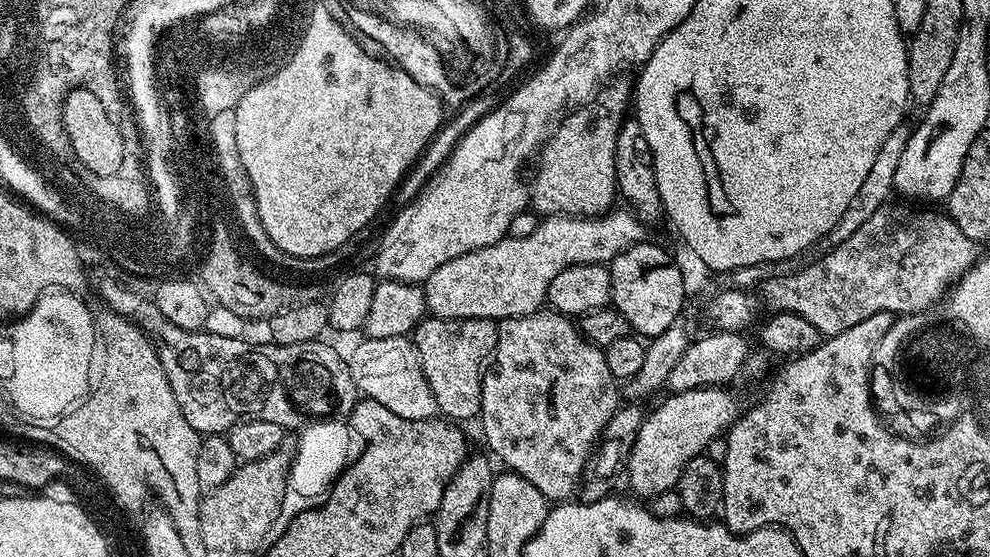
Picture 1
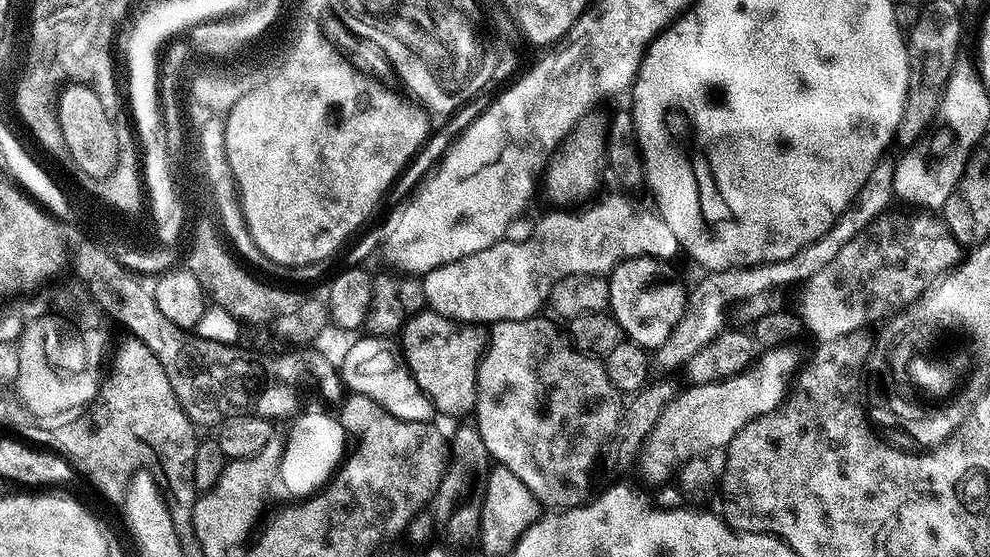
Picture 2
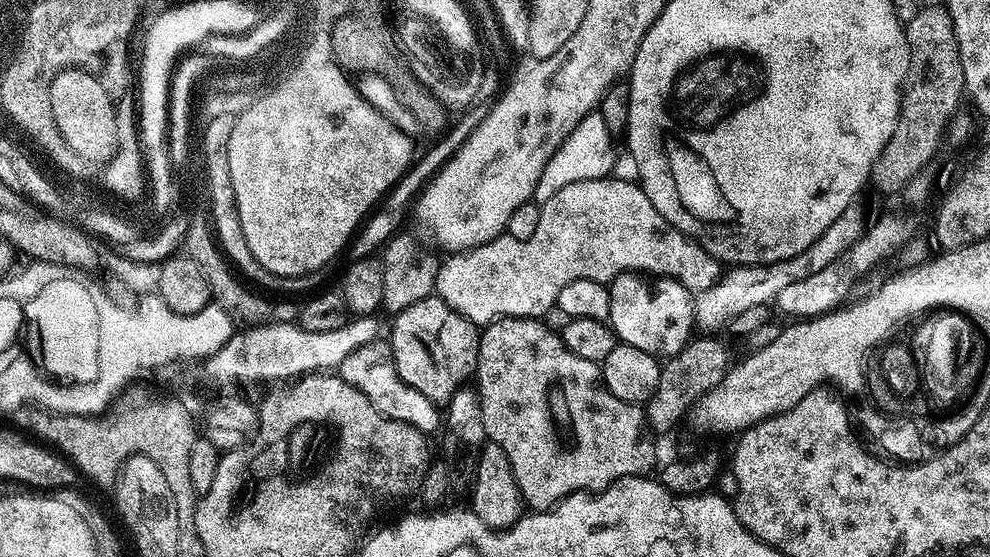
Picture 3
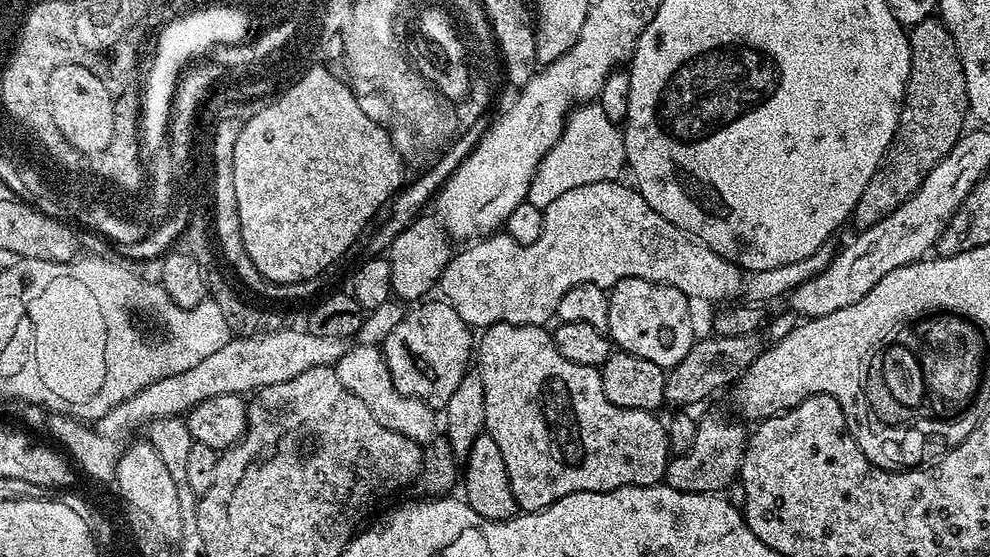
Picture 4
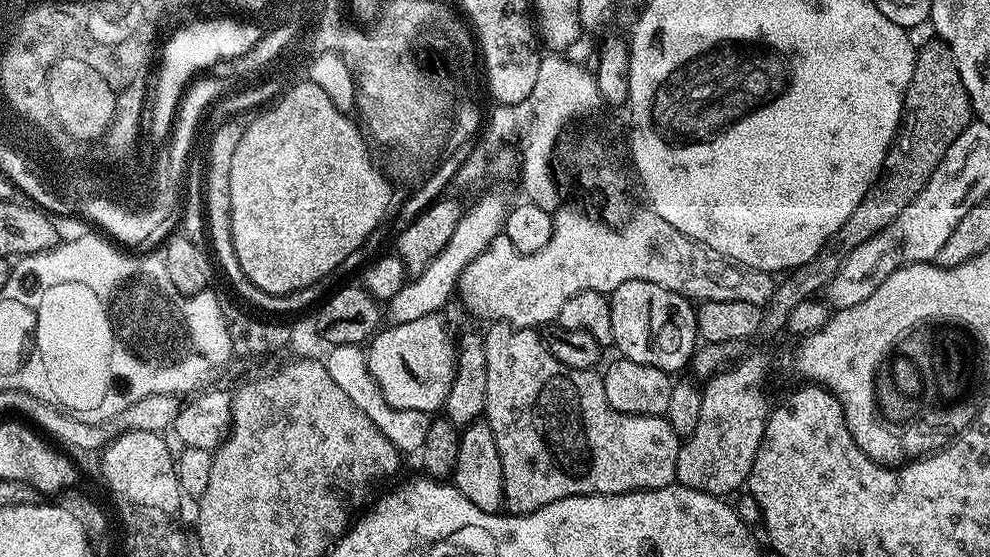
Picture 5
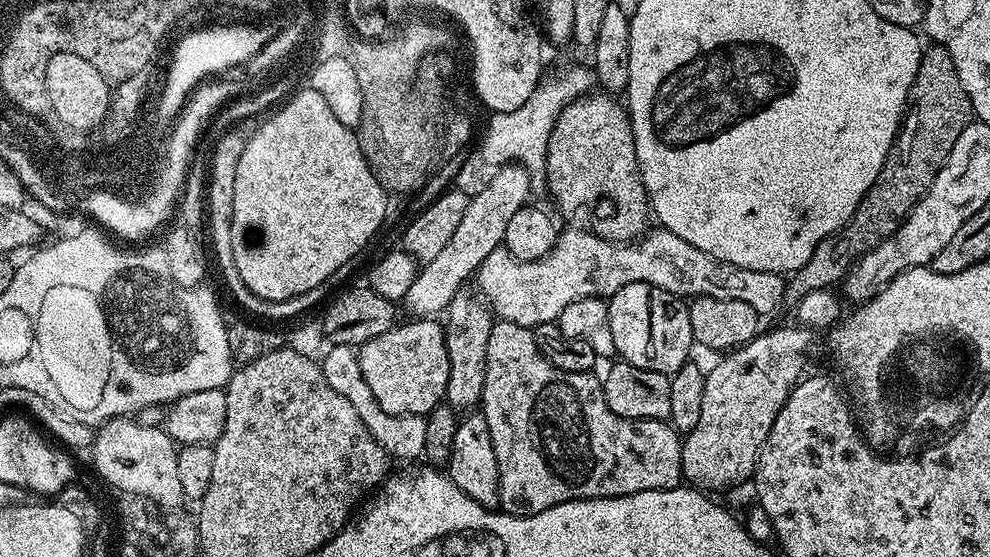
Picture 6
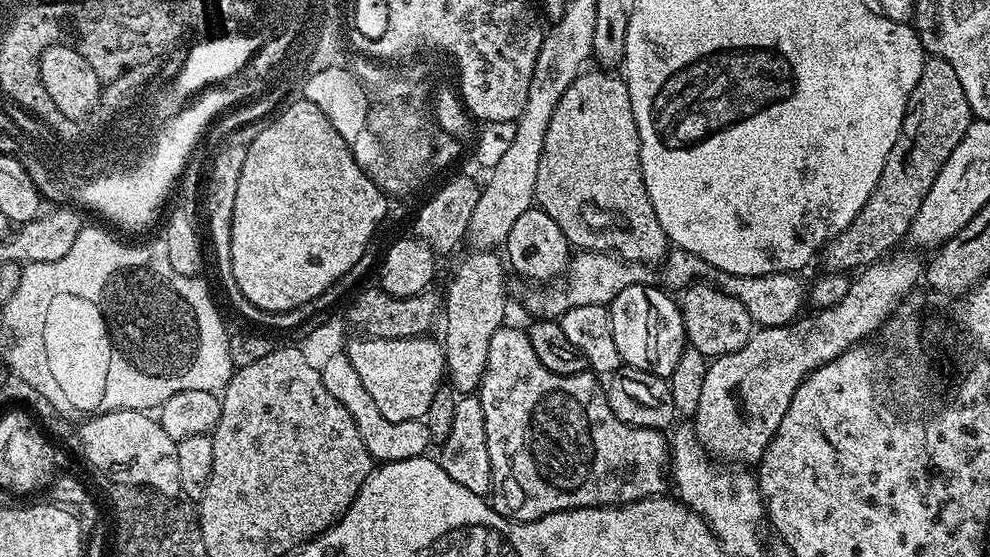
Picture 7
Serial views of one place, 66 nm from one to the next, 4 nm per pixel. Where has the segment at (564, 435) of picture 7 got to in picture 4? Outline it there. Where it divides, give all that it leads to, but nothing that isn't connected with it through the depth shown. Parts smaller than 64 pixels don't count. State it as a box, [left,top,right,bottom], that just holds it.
[478,324,670,513]

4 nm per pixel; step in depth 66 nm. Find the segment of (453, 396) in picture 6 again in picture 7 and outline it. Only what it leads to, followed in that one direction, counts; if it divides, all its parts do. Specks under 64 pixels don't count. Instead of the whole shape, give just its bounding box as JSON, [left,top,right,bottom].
[442,250,508,394]

